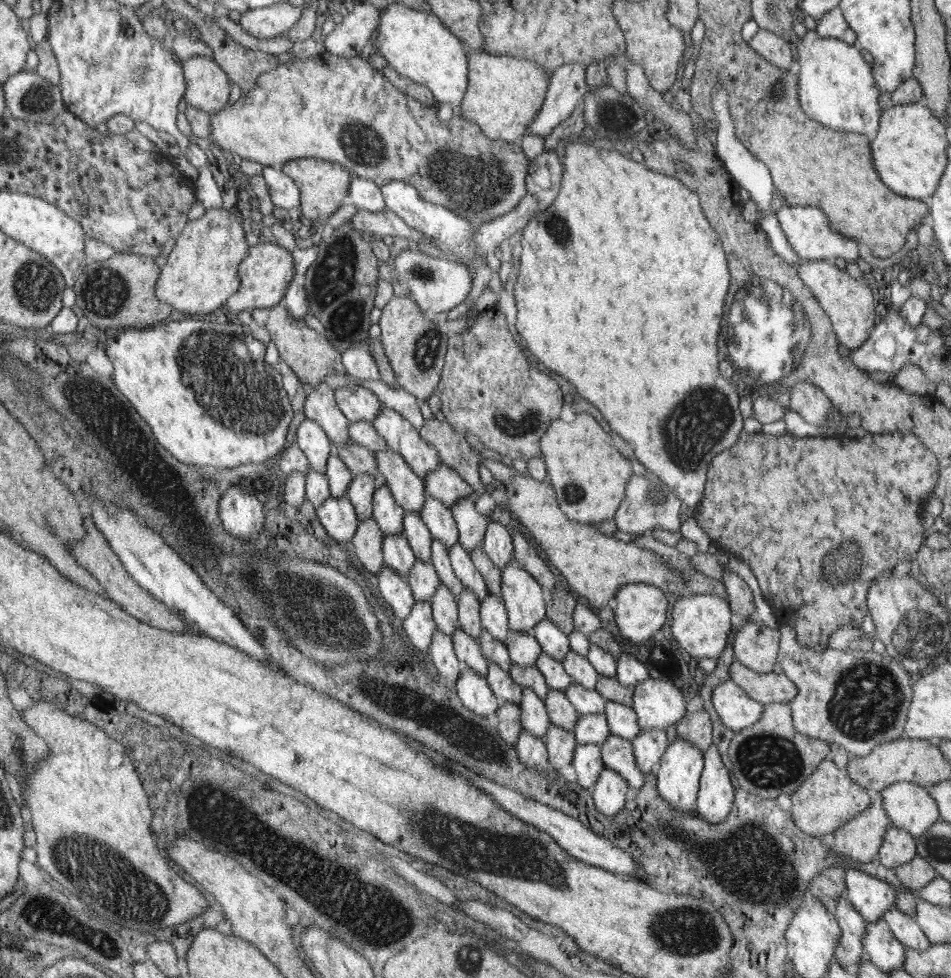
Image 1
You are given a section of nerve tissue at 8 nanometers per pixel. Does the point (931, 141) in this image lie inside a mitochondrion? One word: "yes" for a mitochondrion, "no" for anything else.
no

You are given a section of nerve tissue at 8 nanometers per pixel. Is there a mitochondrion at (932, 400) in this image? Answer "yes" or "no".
no

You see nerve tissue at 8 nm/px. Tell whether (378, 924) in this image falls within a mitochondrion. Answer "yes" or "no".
yes

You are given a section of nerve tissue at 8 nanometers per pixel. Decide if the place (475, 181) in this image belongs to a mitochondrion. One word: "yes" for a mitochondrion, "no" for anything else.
yes

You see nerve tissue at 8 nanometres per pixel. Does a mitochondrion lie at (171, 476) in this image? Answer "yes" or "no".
no

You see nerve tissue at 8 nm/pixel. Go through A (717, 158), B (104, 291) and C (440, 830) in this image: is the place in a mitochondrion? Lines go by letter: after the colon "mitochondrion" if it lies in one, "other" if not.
A: other
B: mitochondrion
C: mitochondrion

